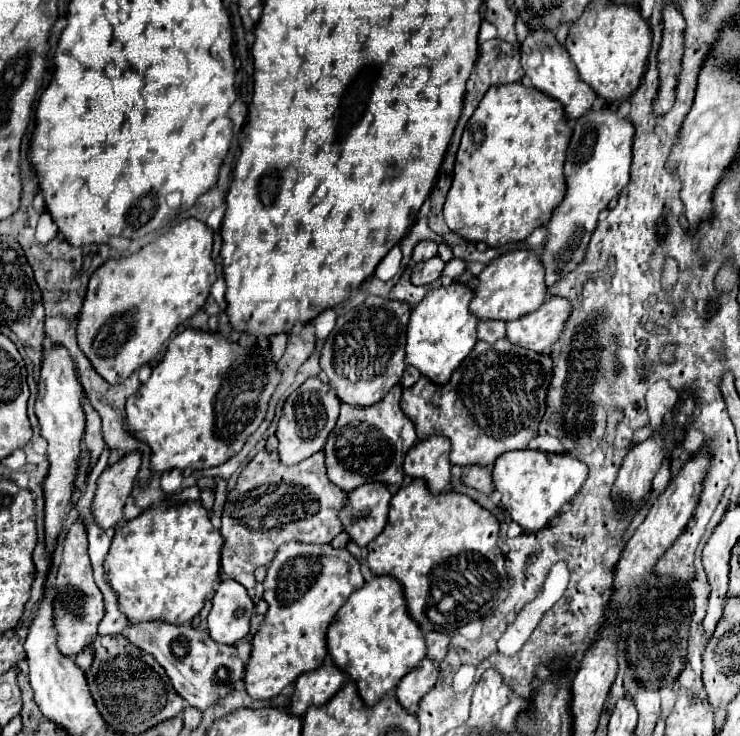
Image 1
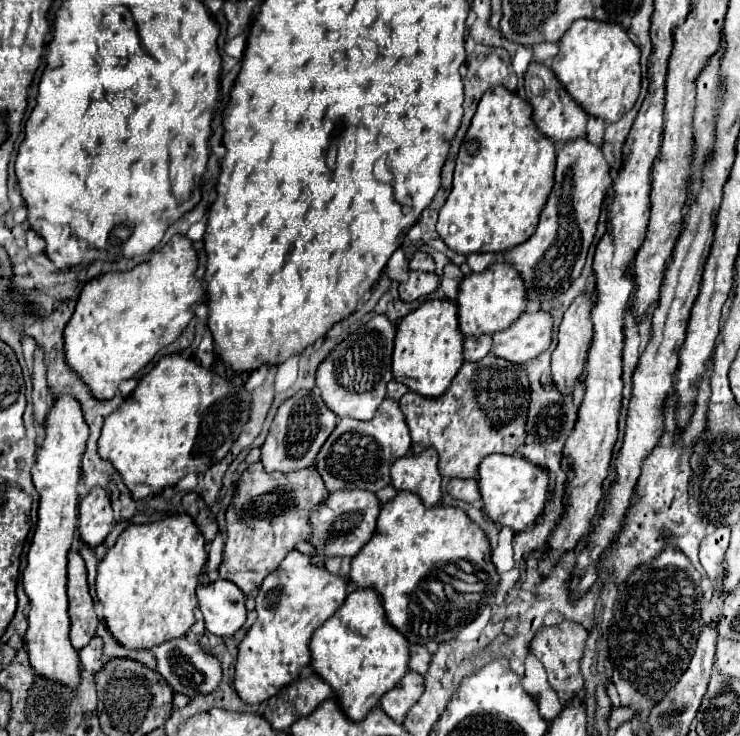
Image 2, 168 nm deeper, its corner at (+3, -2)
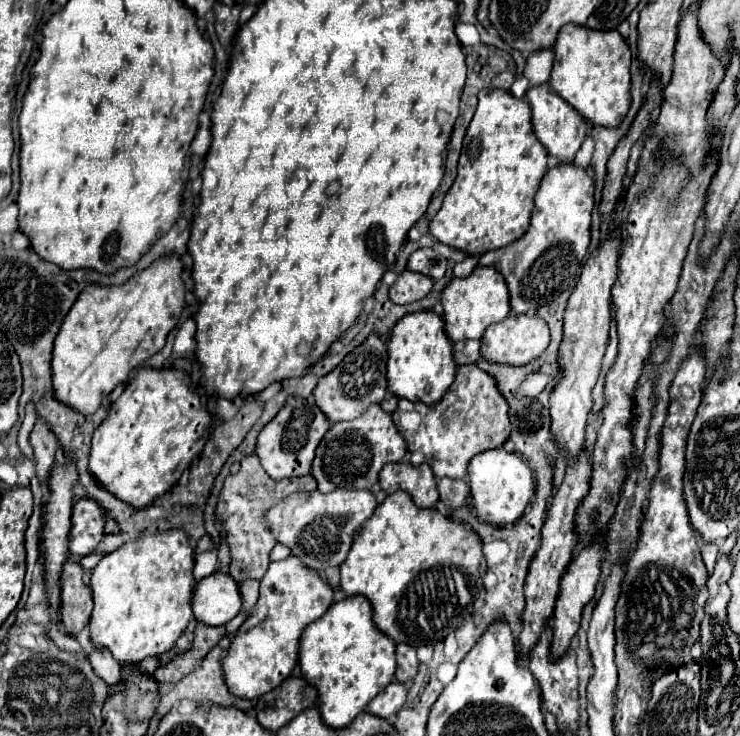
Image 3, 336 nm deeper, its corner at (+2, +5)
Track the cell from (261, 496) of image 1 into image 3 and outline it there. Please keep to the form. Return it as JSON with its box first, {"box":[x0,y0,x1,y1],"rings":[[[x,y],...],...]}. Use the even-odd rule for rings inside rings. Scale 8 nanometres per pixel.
{"box":[217,453,317,583],"rings":[[[255,453],[245,455],[241,459],[239,473],[229,475],[225,479],[225,485],[223,485],[223,489],[219,493],[219,501],[217,501],[217,517],[225,521],[227,543],[231,549],[229,575],[237,583],[243,583],[247,579],[261,579],[271,563],[269,553],[277,541],[273,539],[269,523],[265,523],[265,513],[273,505],[287,499],[289,495],[299,493],[299,491],[313,491],[313,489],[317,489],[317,481],[313,475],[301,475],[301,477],[293,477],[293,479],[275,481],[275,479],[267,477],[267,473],[263,471],[259,457]]]}

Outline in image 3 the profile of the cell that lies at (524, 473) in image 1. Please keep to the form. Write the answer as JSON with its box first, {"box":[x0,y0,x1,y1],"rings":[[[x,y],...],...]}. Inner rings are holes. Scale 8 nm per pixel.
{"box":[469,449,535,525],"rings":[[[489,449],[485,453],[479,453],[469,463],[469,487],[473,497],[473,507],[489,525],[511,525],[517,519],[521,519],[525,507],[529,505],[531,497],[535,495],[535,481],[531,467],[515,453],[499,449]]]}

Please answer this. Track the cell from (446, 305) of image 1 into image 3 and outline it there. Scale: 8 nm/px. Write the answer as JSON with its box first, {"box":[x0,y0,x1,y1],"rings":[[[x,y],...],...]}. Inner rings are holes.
{"box":[387,311,457,403],"rings":[[[417,311],[405,315],[393,327],[387,349],[387,381],[393,395],[409,401],[437,403],[437,399],[441,399],[441,395],[445,395],[445,391],[451,387],[457,363],[453,359],[453,343],[445,333],[443,315],[435,311]]]}

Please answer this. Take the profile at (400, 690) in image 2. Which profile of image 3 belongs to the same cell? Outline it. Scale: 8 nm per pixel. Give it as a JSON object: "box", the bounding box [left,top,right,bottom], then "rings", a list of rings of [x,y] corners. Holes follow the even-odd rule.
{"box":[369,681,409,719],"rings":[[[391,681],[385,691],[381,691],[371,703],[369,703],[369,711],[375,713],[377,717],[383,719],[391,719],[393,715],[397,715],[397,711],[405,705],[409,695],[409,685],[401,683],[401,681]]]}

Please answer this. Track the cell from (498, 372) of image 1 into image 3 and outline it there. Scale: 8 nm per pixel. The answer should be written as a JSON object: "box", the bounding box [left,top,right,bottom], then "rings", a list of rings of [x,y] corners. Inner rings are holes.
{"box":[393,365,511,479],"rings":[[[461,365],[457,377],[441,401],[425,405],[421,401],[399,399],[393,423],[407,441],[413,465],[427,461],[437,477],[465,479],[469,461],[487,449],[501,447],[511,435],[509,403],[501,395],[497,379],[477,365]]]}

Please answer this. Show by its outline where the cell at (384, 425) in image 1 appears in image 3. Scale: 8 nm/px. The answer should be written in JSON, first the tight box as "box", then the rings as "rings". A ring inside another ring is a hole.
{"box":[311,403,407,493],"rings":[[[373,403],[361,417],[353,421],[339,421],[325,433],[315,451],[311,475],[317,479],[321,493],[329,493],[335,487],[371,489],[379,481],[379,471],[383,469],[383,465],[401,461],[405,455],[407,443],[399,435],[391,413]]]}

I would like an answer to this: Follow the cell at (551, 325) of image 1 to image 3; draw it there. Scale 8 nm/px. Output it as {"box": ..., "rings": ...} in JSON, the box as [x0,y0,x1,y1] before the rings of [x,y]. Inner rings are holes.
{"box":[481,315,549,365],"rings":[[[509,315],[505,321],[491,325],[481,337],[481,353],[487,361],[493,363],[509,363],[509,365],[525,365],[533,361],[545,347],[549,345],[549,327],[537,315]]]}

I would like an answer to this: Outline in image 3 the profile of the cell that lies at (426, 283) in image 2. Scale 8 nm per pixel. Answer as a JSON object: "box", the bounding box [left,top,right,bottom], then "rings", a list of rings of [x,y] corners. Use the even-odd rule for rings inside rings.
{"box":[389,269,433,305],"rings":[[[407,269],[401,273],[399,281],[389,289],[389,297],[397,305],[407,305],[423,299],[431,291],[431,287],[433,287],[433,279]]]}

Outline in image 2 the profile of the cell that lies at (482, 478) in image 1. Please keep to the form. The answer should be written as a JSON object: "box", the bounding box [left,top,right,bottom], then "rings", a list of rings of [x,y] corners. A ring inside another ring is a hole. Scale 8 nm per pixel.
{"box":[446,478,480,504],"rings":[[[454,478],[448,482],[446,492],[456,498],[456,500],[464,500],[468,504],[474,504],[476,500],[480,500],[480,492],[478,492],[478,482],[476,480],[460,480]]]}

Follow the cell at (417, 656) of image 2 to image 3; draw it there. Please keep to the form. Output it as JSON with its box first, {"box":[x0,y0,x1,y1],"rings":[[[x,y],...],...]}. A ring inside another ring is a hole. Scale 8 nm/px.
{"box":[395,643,419,683],"rings":[[[399,643],[397,645],[397,671],[395,671],[395,679],[403,681],[403,683],[411,683],[417,675],[419,669],[419,659],[417,659],[417,649],[407,645],[407,643]]]}

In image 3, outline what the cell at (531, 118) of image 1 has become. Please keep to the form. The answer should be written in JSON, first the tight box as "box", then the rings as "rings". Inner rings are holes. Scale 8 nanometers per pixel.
{"box":[429,89,549,255],"rings":[[[505,89],[481,91],[475,117],[463,139],[463,151],[459,157],[455,183],[447,191],[439,213],[433,217],[429,225],[431,235],[439,243],[451,245],[467,255],[481,255],[485,251],[499,249],[521,239],[521,235],[525,235],[531,223],[531,213],[535,209],[535,193],[547,169],[549,153],[545,151],[545,147],[541,147],[541,143],[537,143],[537,137],[533,135],[529,103],[525,99],[513,97]]]}

